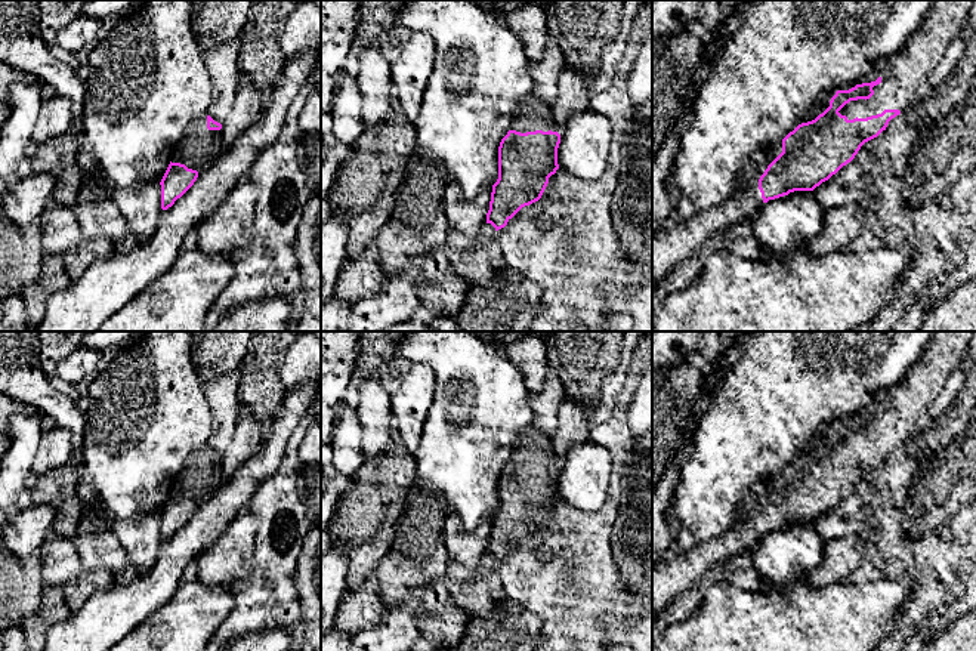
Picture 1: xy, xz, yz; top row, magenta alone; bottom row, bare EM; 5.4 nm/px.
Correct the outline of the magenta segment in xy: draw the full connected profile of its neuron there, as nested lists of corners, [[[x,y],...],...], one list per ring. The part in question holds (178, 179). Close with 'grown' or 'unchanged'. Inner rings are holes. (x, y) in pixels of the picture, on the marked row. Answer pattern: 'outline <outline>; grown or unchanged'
outline [[[210,115],[191,123],[179,139],[170,164],[160,182],[161,209],[167,210],[180,198],[225,151],[222,124]]]; grown

